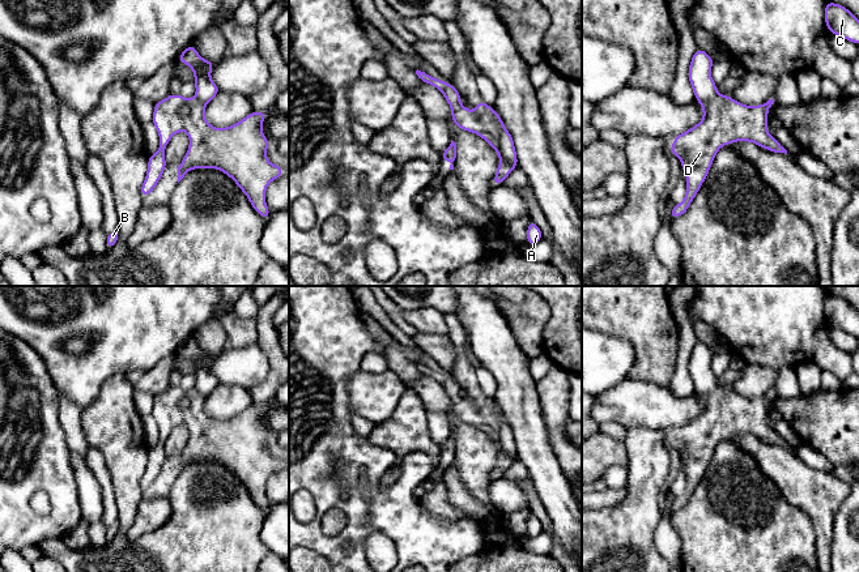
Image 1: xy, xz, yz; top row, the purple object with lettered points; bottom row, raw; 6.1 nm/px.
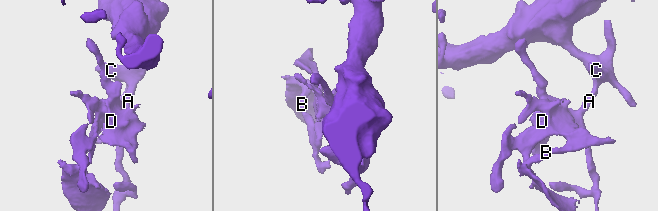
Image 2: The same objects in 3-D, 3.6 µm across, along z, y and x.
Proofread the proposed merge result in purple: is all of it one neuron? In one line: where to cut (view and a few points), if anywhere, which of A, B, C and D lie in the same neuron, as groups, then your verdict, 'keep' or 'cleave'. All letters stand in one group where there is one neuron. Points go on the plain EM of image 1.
cut xz (492, 402), (492, 410), (498, 421), (500, 448), (514, 460); groups A C / B D; cleave

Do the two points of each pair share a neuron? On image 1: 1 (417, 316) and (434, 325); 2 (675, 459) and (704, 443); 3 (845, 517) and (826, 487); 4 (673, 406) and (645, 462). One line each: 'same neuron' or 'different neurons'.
1: same neuron
2: same neuron
3: different neurons
4: different neurons

